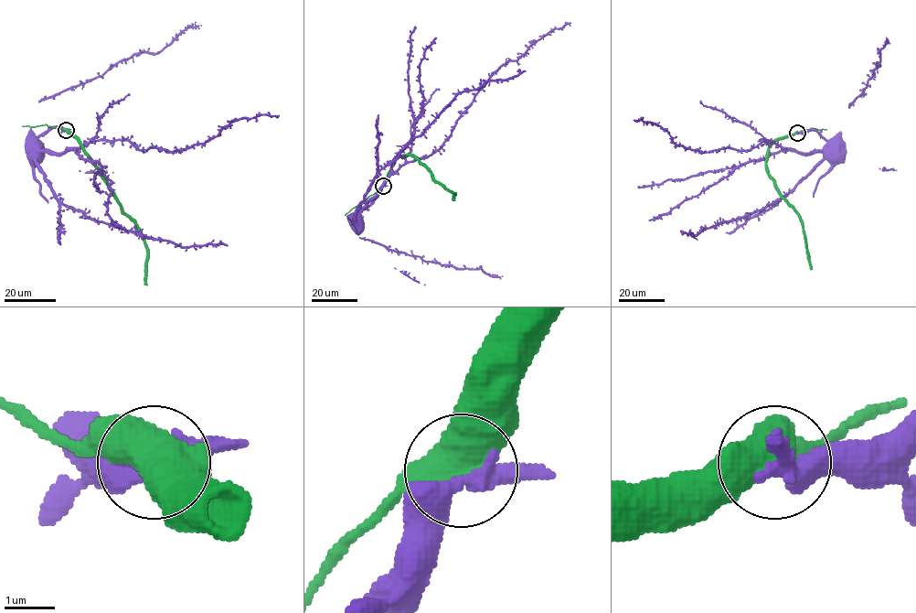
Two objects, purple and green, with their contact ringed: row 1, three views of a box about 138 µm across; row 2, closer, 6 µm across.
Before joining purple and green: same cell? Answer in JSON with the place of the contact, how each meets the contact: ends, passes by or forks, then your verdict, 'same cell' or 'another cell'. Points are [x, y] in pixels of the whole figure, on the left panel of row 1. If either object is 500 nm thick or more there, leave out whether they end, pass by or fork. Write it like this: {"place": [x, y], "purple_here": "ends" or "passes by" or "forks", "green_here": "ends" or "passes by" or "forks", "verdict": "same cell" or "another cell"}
{"place": [66, 130], "verdict": "another cell"}

